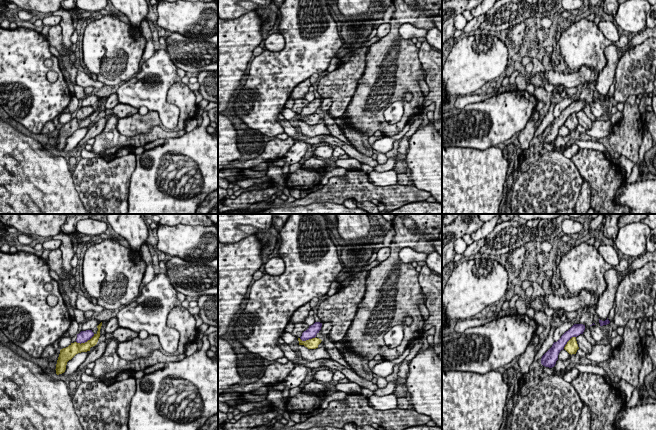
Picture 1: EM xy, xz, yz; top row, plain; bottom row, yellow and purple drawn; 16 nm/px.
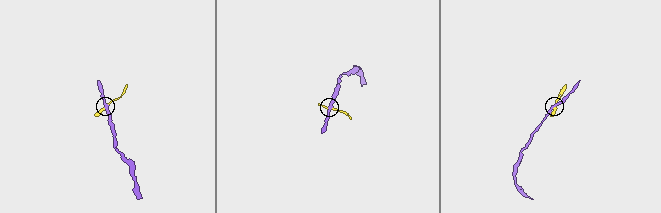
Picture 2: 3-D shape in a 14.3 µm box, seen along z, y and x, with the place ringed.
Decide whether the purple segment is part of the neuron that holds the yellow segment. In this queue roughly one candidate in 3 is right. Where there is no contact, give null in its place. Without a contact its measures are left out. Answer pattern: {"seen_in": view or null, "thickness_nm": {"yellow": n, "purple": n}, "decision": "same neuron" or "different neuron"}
{"seen_in": "xy", "thickness_nm": {"yellow": 190, "purple": 180}, "decision": "different neuron"}

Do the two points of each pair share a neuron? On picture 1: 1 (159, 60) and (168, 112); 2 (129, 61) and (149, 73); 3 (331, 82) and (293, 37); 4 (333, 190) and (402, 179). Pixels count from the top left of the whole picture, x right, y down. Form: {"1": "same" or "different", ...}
{"1": "same", "2": "different", "3": "different", "4": "different"}

